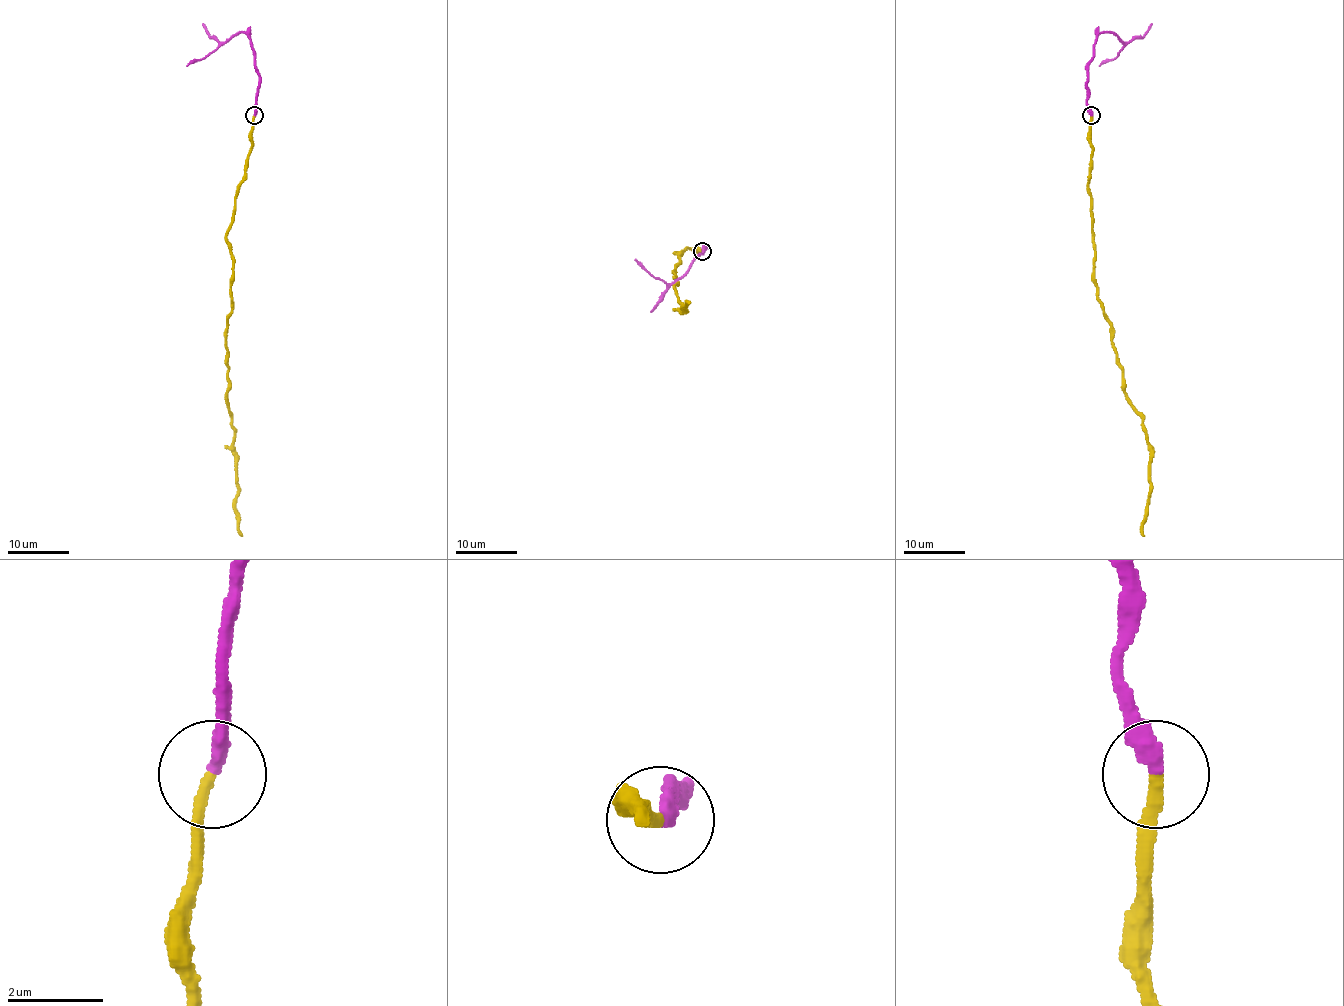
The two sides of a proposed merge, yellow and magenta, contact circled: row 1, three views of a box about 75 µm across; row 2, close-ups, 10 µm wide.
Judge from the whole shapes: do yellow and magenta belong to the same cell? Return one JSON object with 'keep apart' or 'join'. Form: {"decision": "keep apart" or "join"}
{"decision": "join"}

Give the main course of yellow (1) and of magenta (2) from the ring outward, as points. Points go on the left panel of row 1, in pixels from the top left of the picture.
1: (255, 115), (246, 177), (226, 236), (232, 257), (227, 410), (235, 451), (235, 514), (243, 535)
2: (255, 115), (259, 74), (247, 34), (238, 32), (186, 66)

